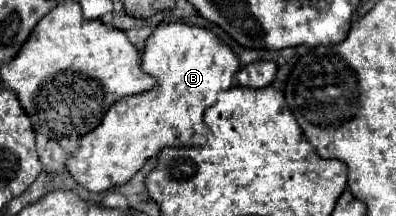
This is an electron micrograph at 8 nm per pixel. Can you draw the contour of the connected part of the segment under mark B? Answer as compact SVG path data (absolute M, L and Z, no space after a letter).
M172 22L160 24L148 38L142 68L158 80L158 86L114 102L102 122L80 138L78 150L66 160L66 170L74 182L90 192L106 192L126 184L162 148L206 144L208 128L202 114L216 102L220 92L232 86L240 62L232 48L210 30Z

